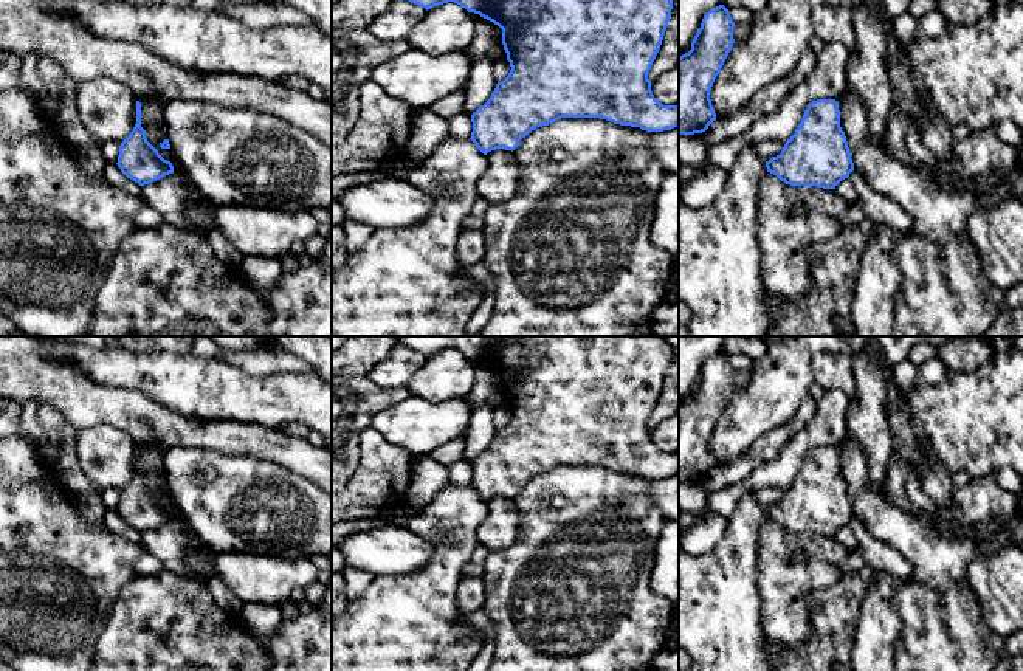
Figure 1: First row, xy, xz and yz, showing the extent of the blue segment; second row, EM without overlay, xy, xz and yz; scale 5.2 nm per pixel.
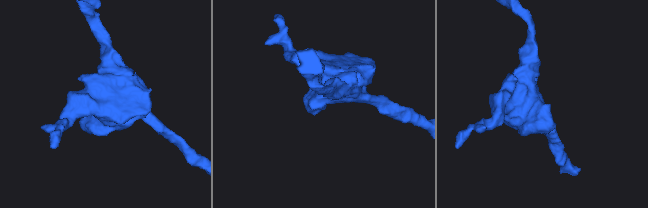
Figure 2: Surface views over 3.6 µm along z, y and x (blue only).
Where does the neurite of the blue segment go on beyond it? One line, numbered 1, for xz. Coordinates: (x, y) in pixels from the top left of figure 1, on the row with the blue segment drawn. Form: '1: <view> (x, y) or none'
1: none

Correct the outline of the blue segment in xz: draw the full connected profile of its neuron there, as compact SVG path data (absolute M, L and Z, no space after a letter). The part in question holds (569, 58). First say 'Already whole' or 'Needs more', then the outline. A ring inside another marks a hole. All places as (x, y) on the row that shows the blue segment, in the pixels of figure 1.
Already whole. M409 0L426 11L454 2L468 12L502 29L502 45L510 62L508 76L496 84L490 99L473 115L471 141L487 155L496 149L515 150L536 127L561 118L601 118L620 126L663 132L679 127L679 107L663 105L651 91L648 71L660 50L673 0Z

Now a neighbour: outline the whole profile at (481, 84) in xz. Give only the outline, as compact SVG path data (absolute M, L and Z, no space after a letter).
M479 57L473 60L471 73L463 88L465 113L473 115L480 105L484 105L496 88L494 79L494 60L488 57Z

